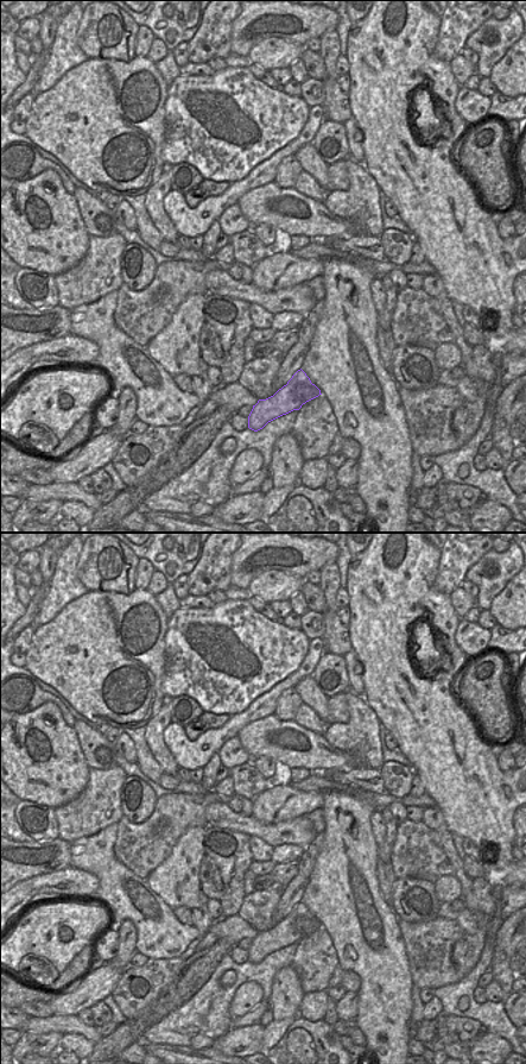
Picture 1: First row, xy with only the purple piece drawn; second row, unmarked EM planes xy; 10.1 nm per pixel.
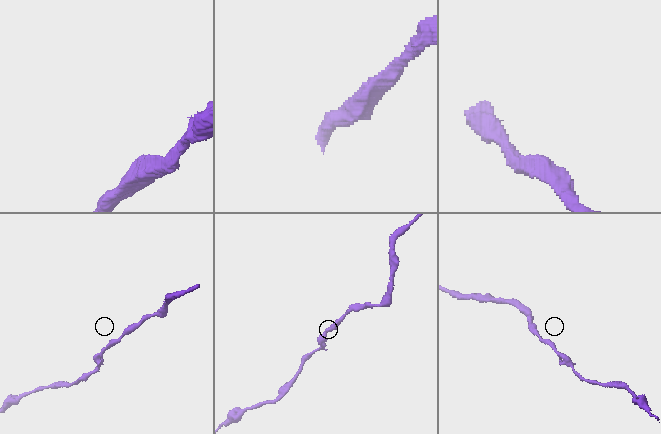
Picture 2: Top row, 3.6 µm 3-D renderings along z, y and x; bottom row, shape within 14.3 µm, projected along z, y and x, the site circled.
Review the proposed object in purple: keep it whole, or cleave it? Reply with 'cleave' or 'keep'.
keep

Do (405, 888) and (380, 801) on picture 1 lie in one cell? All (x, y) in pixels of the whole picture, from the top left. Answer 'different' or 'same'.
different

